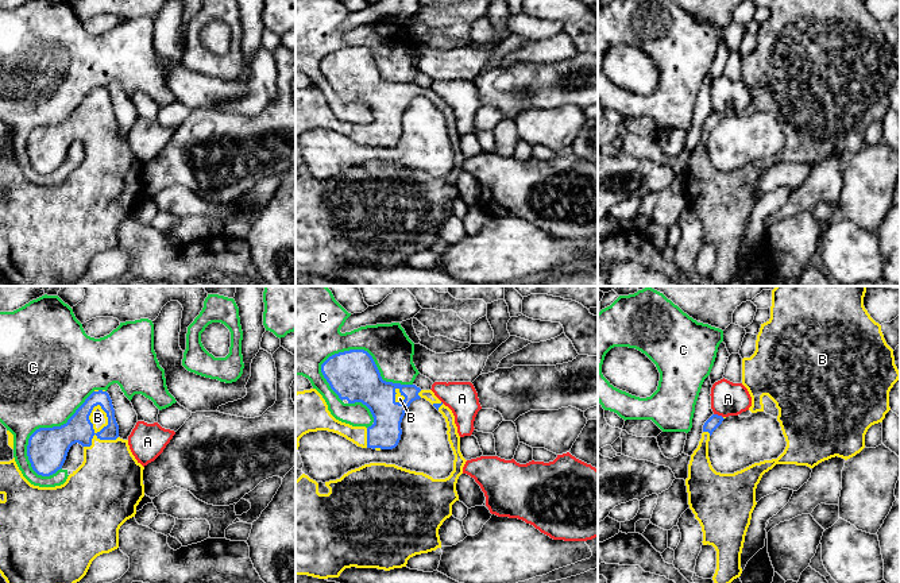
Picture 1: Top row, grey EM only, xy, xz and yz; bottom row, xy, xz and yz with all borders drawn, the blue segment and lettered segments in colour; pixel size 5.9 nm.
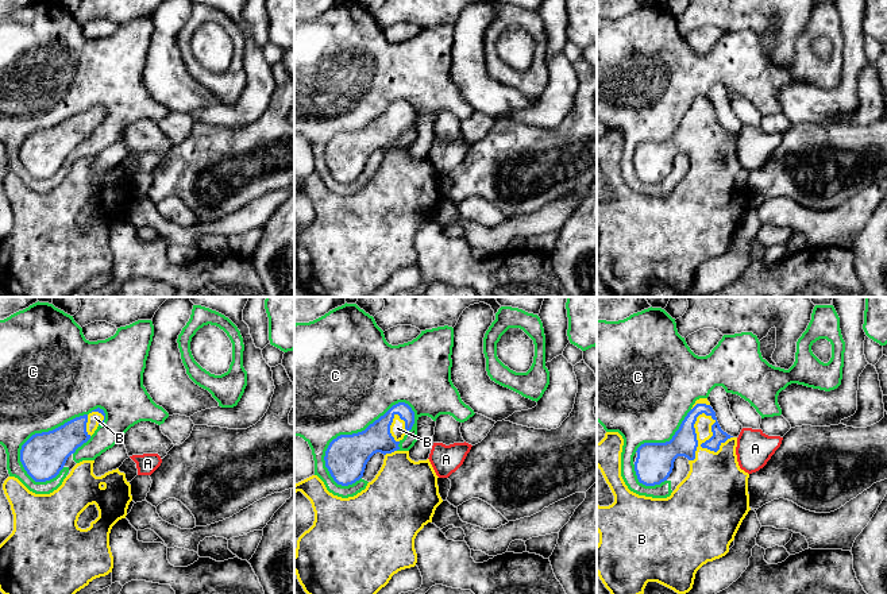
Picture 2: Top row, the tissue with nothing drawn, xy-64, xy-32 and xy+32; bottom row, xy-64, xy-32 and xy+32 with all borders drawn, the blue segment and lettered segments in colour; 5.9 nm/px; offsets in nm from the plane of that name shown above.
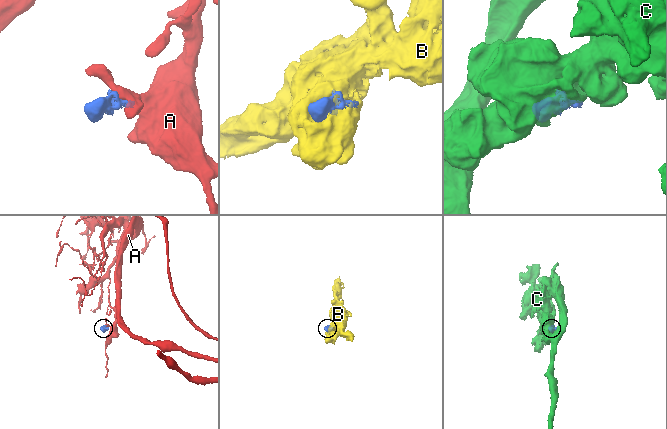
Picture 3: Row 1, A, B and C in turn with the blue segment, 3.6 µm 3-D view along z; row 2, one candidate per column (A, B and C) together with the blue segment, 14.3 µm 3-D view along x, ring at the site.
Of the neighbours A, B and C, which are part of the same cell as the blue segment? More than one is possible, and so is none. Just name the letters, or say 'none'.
B

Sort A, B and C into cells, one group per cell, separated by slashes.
A / B / C

